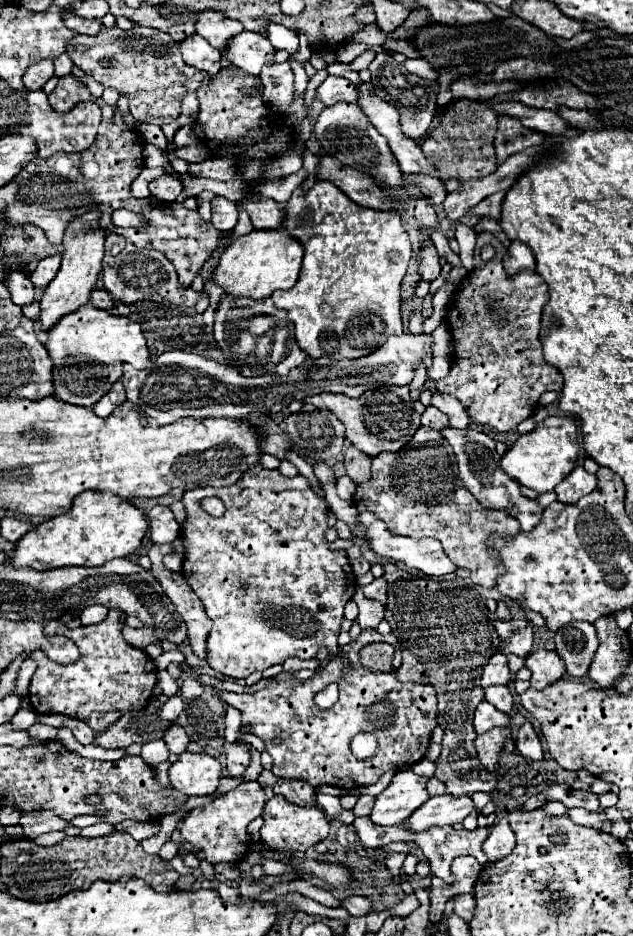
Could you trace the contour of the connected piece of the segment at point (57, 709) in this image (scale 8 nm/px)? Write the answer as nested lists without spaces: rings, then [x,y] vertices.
[[[109,610],[107,618],[95,626],[67,628],[59,620],[45,622],[49,636],[67,636],[79,648],[79,658],[73,664],[57,664],[41,652],[33,652],[37,658],[37,672],[31,678],[29,702],[37,714],[63,714],[83,720],[95,734],[107,730],[117,718],[131,710],[143,710],[157,684],[157,666],[141,650],[127,644],[121,636],[127,614],[121,610]]]

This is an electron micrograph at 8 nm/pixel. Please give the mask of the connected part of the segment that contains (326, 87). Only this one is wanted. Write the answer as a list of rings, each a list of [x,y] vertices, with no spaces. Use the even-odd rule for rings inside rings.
[[[327,76],[327,80],[317,88],[317,96],[325,106],[333,106],[337,102],[357,102],[357,86],[345,78]]]

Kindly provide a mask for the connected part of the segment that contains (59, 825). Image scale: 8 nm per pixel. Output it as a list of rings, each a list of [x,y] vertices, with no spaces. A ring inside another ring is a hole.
[[[41,810],[37,814],[21,814],[19,824],[23,826],[23,832],[29,840],[35,840],[37,836],[45,834],[45,832],[53,832],[53,830],[63,830],[69,822],[61,820],[59,816],[55,816],[49,810]]]

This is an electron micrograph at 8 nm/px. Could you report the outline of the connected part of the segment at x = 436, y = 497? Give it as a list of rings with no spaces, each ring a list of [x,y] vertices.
[[[421,426],[415,432],[413,440],[405,446],[405,450],[395,452],[395,454],[383,452],[379,456],[375,456],[371,470],[373,470],[371,480],[363,486],[359,484],[357,492],[353,496],[353,502],[359,512],[373,512],[395,534],[409,536],[409,538],[431,536],[431,538],[439,540],[445,548],[445,554],[451,558],[453,564],[457,564],[459,568],[471,570],[471,580],[475,584],[479,584],[483,588],[497,586],[497,578],[501,576],[501,560],[497,558],[497,554],[489,554],[489,550],[485,550],[485,538],[489,538],[489,534],[501,534],[503,538],[513,538],[513,534],[519,532],[519,522],[505,512],[495,512],[495,510],[483,508],[473,498],[473,494],[469,494],[469,490],[463,486],[463,482],[459,478],[457,458],[453,454],[453,448],[449,446],[449,442],[445,442],[445,438],[439,430]]]

